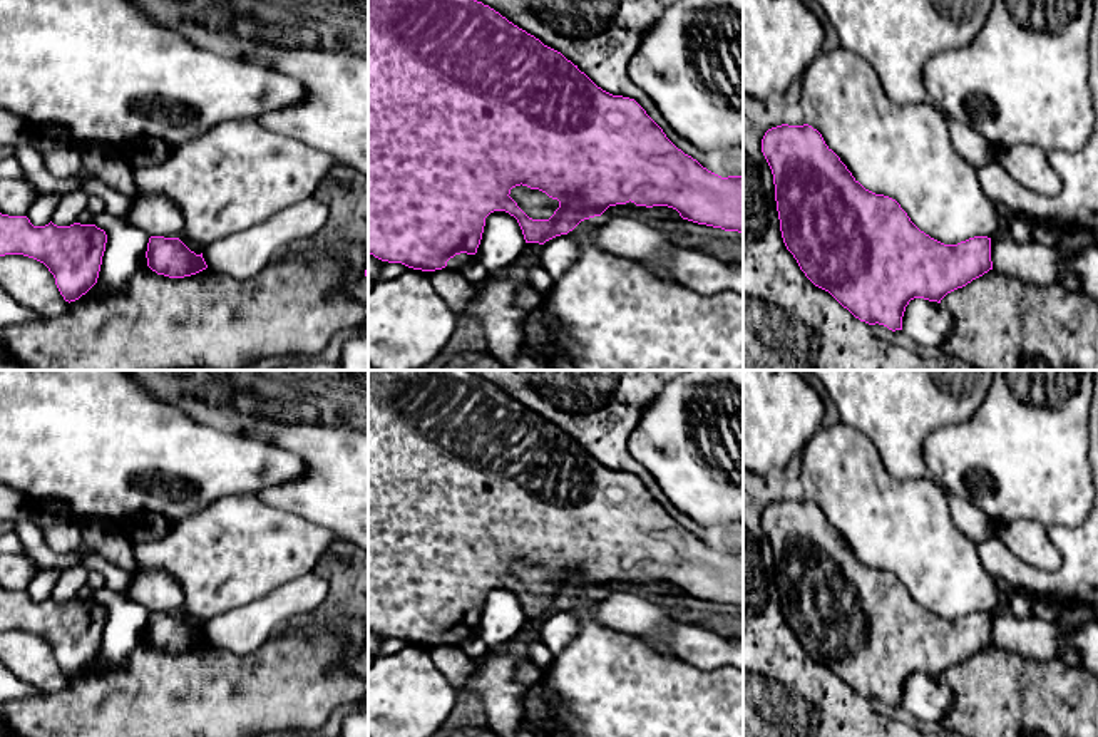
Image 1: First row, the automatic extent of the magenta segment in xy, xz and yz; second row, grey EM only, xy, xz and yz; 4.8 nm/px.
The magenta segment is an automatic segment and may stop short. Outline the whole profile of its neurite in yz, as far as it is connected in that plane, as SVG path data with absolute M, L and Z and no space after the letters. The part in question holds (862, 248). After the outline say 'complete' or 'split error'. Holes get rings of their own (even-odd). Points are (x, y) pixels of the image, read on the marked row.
M782 124L765 132L762 152L772 169L780 231L787 250L805 276L829 291L855 318L869 325L902 330L906 307L914 298L937 302L993 270L991 238L974 236L957 245L944 245L921 231L900 208L884 194L865 189L825 144L822 134L808 124Z; complete

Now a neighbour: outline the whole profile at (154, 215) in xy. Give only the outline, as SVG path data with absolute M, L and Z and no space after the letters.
M136 193L129 211L121 218L149 236L179 238L184 231L181 209L156 193Z

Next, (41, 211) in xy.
M40 193L27 211L27 218L33 226L45 226L52 221L52 214L60 201L60 194L55 193Z

